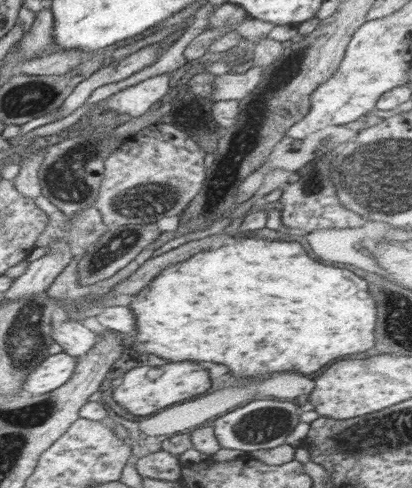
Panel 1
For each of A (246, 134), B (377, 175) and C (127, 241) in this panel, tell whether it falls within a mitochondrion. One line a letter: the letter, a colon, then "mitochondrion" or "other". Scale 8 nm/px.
A: mitochondrion
B: mitochondrion
C: mitochondrion

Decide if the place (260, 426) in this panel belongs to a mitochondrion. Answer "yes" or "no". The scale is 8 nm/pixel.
yes

